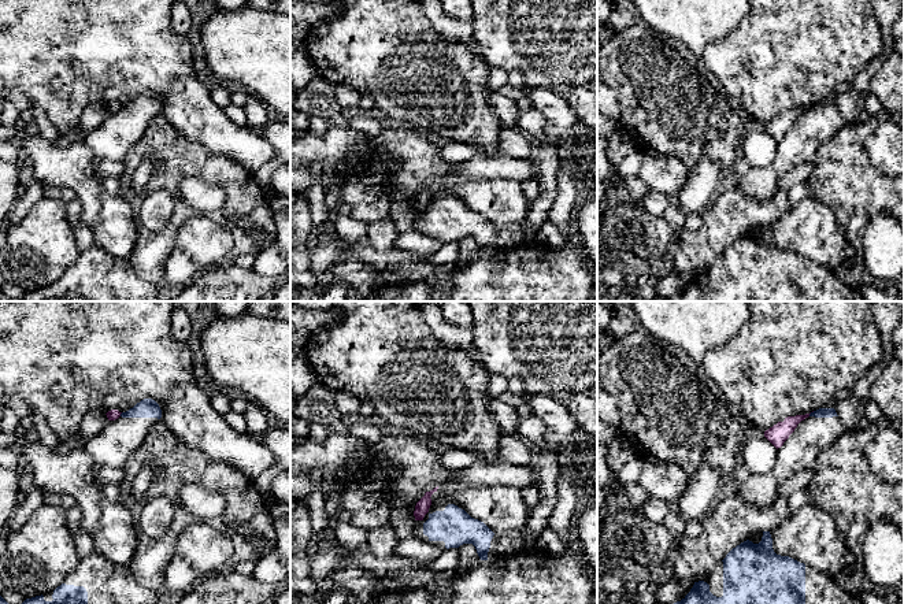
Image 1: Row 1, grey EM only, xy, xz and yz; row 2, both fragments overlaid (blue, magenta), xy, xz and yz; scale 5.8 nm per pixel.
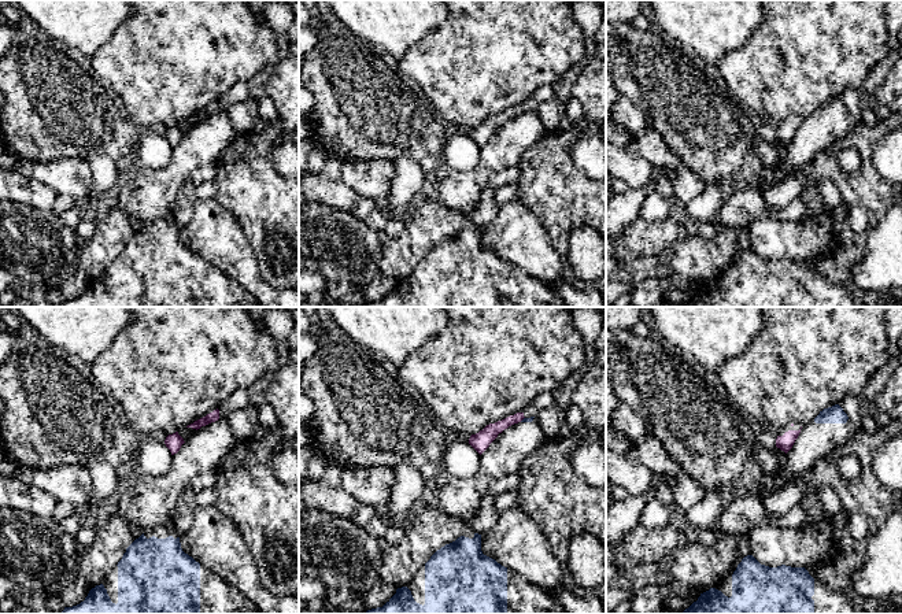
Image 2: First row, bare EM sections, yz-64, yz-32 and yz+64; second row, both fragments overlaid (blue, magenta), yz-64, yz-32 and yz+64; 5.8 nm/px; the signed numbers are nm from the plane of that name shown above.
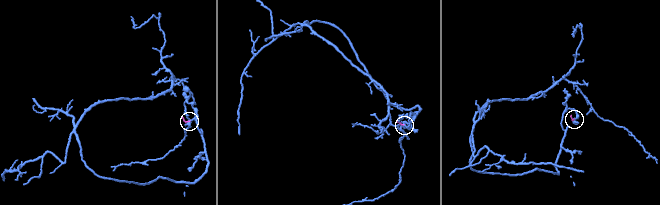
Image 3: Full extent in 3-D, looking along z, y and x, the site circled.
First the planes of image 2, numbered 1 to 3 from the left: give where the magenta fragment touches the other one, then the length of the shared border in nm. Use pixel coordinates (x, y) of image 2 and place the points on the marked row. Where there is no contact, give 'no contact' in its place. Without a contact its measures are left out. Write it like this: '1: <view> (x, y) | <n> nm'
1: no contact
2: yz-32 (522, 420) | 40 nm
3: no contact

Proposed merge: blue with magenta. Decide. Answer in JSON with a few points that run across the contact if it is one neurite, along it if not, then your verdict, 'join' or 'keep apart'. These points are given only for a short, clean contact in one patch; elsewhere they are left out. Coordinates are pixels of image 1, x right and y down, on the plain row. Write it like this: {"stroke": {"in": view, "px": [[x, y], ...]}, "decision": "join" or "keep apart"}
{"stroke": {"in": "yz", "px": [[814, 104], [808, 108]]}, "decision": "keep apart"}

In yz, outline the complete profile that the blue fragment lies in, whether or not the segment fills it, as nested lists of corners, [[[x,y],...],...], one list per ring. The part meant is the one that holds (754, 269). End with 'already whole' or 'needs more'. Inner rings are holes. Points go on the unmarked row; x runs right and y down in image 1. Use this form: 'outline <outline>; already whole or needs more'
outline [[[770,225],[762,234],[746,233],[719,255],[707,273],[694,275],[690,285],[674,297],[662,301],[866,301],[860,290],[846,286],[842,279],[812,259],[789,249],[777,248]]]; needs more

